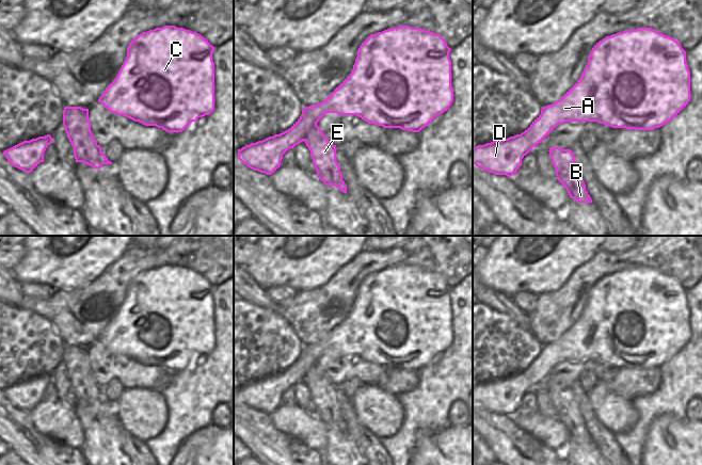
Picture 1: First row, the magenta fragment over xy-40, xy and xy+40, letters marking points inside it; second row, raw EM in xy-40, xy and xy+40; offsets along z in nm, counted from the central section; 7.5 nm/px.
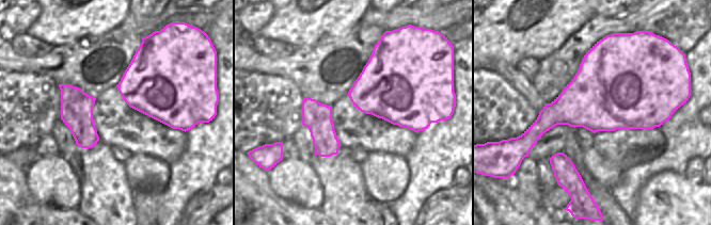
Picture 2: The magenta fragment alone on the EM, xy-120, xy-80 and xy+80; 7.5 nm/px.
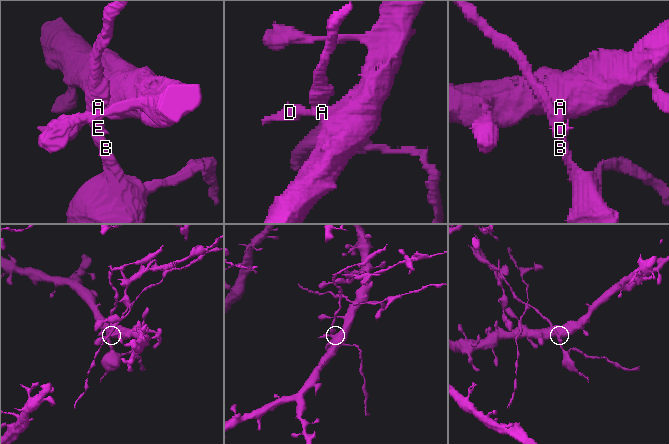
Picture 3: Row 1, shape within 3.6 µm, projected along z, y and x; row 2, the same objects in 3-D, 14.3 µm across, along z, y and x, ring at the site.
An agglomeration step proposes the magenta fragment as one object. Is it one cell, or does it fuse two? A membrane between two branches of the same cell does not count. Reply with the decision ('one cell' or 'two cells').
two cells

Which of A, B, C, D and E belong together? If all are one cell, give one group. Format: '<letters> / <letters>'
A C D / B E

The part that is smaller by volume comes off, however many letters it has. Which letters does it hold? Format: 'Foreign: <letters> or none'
Foreign: B, E

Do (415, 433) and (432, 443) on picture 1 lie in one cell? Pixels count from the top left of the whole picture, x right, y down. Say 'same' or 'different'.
different

